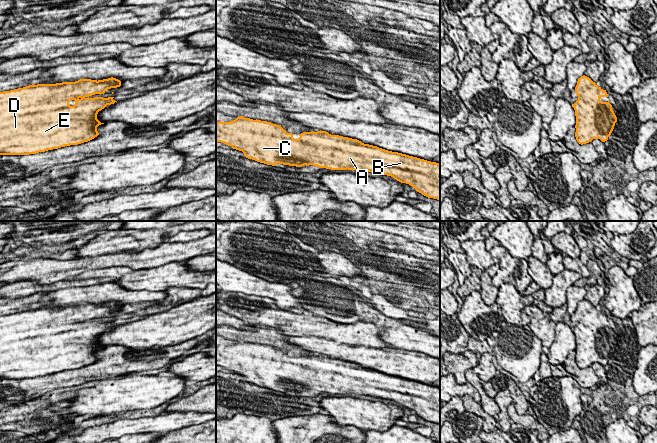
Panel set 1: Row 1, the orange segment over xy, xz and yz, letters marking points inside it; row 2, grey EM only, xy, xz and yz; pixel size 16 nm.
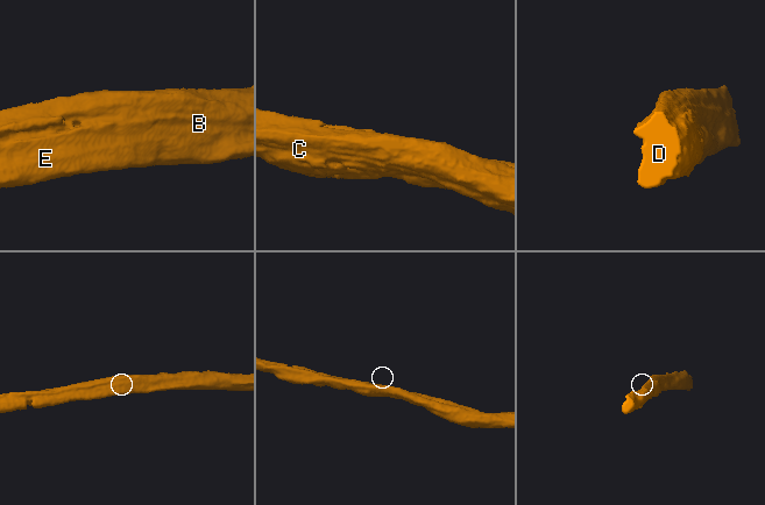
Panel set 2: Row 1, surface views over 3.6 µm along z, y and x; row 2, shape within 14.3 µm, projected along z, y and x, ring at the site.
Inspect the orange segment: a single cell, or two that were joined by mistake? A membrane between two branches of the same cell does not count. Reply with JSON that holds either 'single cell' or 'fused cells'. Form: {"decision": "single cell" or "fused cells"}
{"decision": "single cell"}

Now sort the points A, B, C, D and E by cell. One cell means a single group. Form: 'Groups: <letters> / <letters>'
Groups: A B C D E

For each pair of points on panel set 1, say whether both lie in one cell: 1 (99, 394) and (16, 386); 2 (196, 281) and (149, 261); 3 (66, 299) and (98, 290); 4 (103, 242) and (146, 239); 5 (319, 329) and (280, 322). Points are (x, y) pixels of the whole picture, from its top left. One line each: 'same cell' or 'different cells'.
1: different cells
2: different cells
3: same cell
4: same cell
5: same cell

